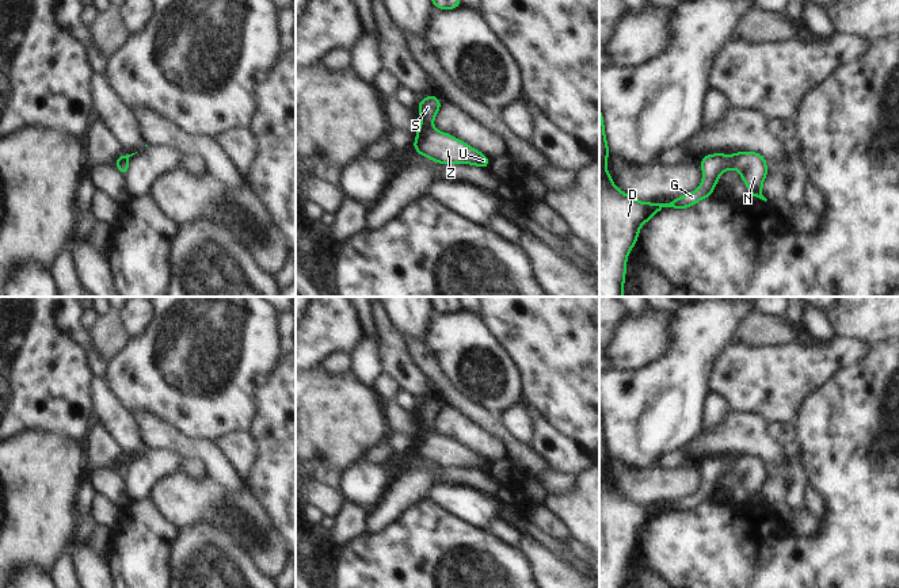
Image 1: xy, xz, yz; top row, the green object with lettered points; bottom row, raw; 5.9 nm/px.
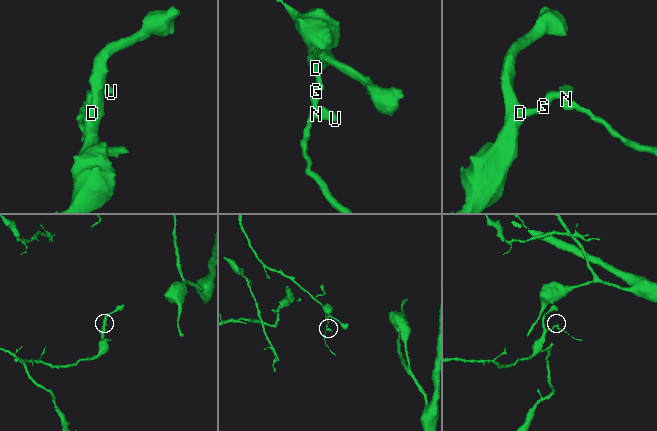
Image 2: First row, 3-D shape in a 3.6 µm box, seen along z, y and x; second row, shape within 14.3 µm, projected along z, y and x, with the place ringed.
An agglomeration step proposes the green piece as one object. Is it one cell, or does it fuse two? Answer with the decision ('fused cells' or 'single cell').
single cell

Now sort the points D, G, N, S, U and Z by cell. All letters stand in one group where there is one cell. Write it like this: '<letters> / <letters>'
D G N S U Z

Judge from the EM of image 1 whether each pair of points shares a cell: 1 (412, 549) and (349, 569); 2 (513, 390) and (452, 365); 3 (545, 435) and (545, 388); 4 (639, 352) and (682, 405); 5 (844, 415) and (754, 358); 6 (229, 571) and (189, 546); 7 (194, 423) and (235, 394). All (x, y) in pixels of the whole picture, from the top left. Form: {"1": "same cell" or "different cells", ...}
{"1": "same cell", "2": "same cell", "3": "different cells", "4": "different cells", "5": "different cells", "6": "same cell", "7": "same cell"}

